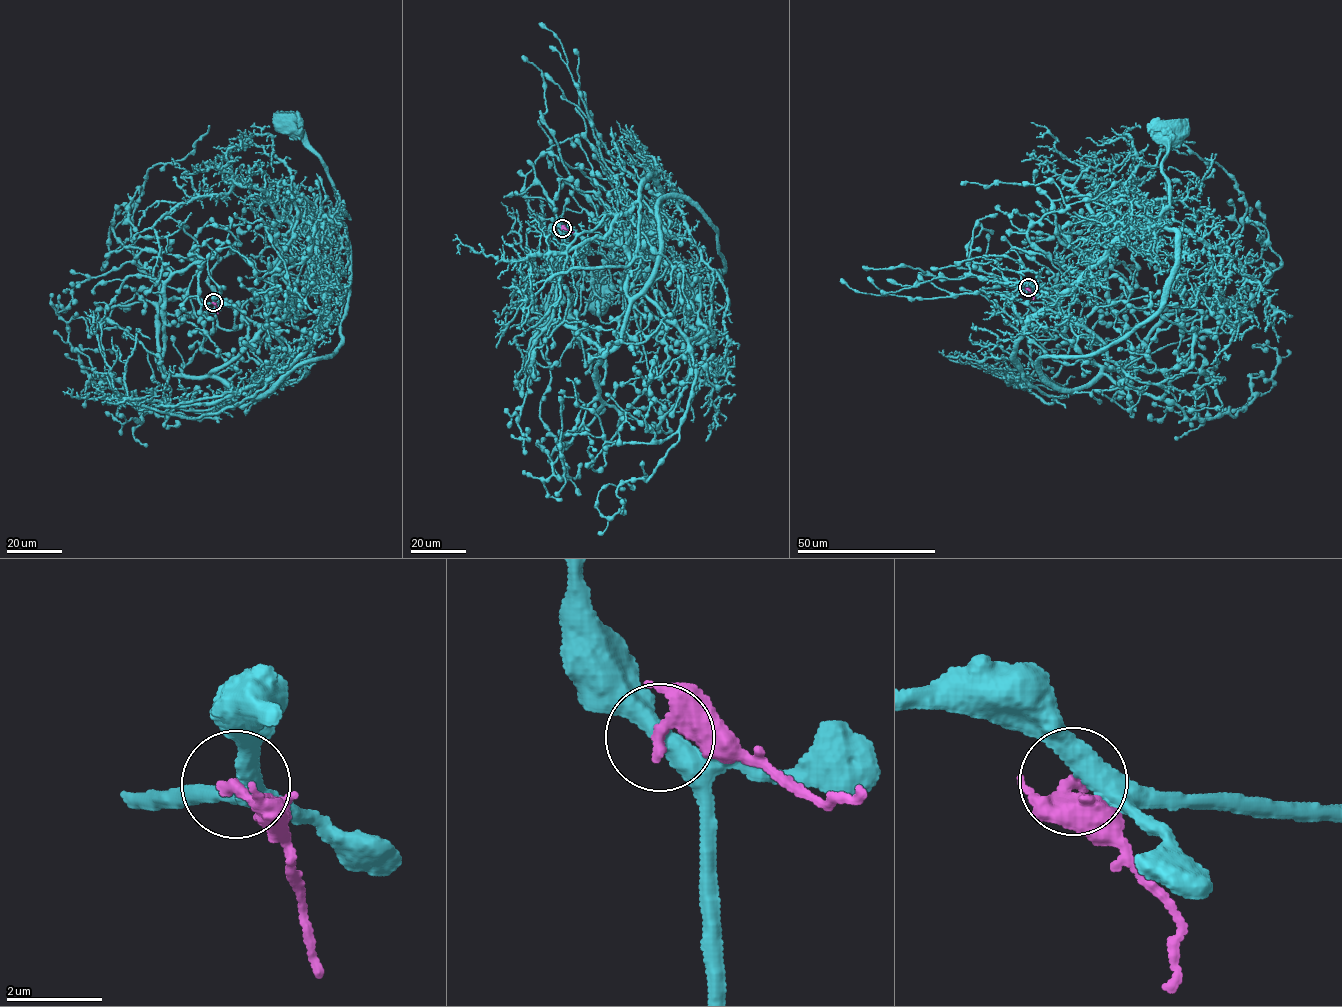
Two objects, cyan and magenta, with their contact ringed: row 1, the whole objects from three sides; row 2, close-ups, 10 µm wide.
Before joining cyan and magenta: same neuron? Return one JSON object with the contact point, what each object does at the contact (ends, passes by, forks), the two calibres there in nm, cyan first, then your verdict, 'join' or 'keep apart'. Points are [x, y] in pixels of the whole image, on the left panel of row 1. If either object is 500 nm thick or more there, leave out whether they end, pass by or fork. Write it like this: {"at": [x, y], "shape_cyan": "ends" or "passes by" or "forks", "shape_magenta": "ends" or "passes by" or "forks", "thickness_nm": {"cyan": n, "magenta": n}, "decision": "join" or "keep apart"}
{"at": [213, 302], "shape_cyan": "passes by", "shape_magenta": "ends", "thickness_nm": {"cyan": 460, "magenta": 400}, "decision": "keep apart"}

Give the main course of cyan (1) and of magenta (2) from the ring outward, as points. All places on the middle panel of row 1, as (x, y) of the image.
1: (562, 228), (553, 317), (610, 350), (660, 200), (716, 234), (725, 269), (597, 301)
2: (561, 228), (573, 231)

